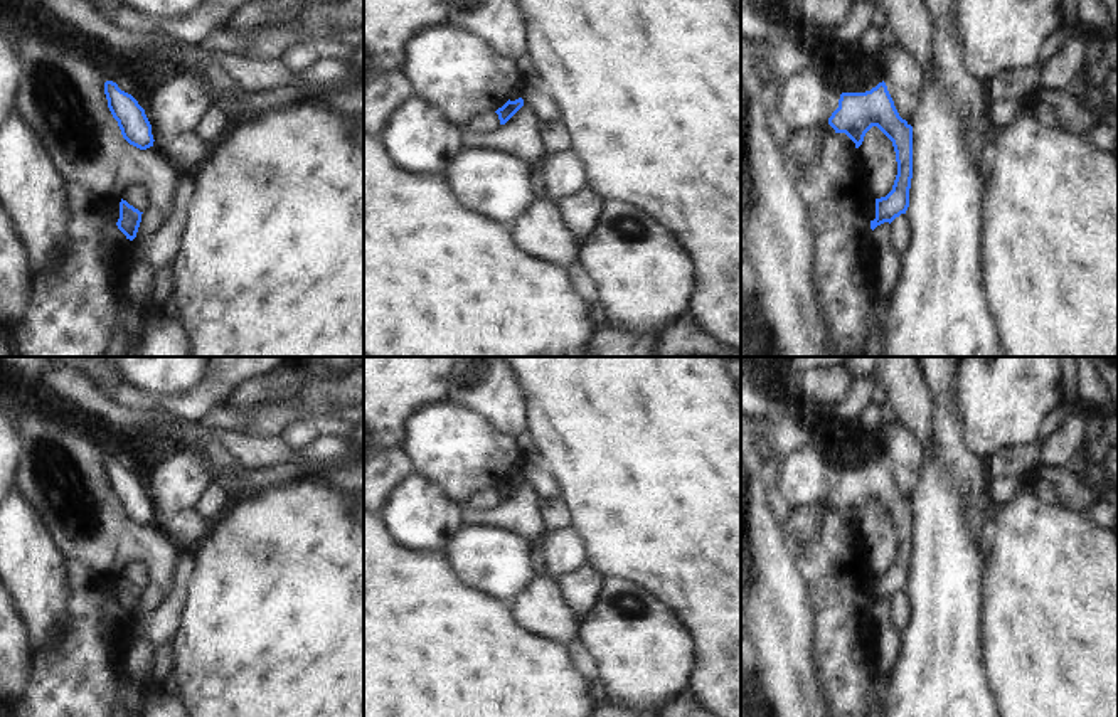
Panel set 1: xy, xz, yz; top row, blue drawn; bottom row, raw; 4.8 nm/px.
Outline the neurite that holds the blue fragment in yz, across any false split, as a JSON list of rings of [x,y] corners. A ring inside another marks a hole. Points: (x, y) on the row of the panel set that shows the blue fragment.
[[[886,82],[865,93],[842,93],[838,108],[828,118],[835,133],[845,133],[859,148],[865,133],[877,126],[891,141],[896,151],[897,175],[892,190],[876,199],[876,219],[870,229],[892,222],[909,207],[909,189],[913,178],[913,126],[902,120],[894,106]]]

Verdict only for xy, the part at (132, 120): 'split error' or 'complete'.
complete

